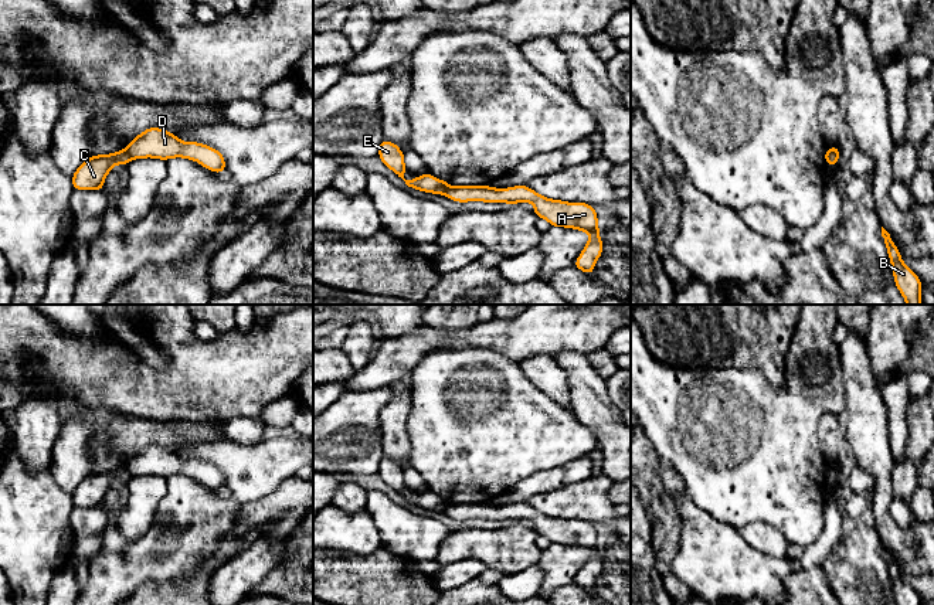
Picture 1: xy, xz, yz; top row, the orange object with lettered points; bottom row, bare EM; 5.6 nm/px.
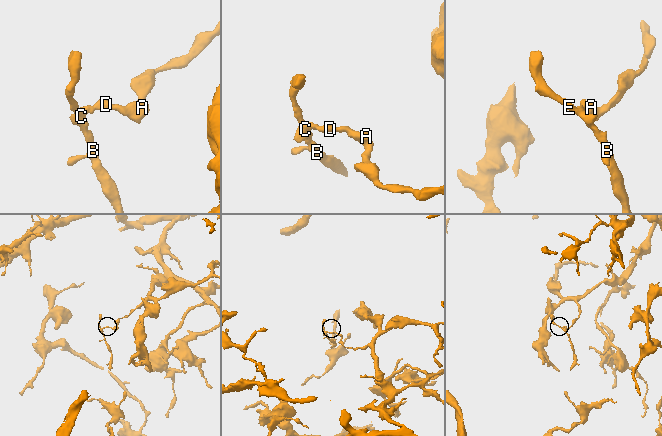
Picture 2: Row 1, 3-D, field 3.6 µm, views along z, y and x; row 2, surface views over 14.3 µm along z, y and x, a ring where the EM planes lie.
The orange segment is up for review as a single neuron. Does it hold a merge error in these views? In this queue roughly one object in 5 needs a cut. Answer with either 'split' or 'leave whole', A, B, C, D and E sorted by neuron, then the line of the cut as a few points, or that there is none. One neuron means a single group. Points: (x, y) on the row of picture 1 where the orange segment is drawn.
split; groups A D / B C E; cut xy (126, 149), (132, 157)

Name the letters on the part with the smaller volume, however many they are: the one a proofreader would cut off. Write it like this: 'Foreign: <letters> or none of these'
Foreign: B, C, E

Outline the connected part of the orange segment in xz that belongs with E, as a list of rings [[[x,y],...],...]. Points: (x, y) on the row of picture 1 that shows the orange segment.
[[[388,140],[380,143],[378,156],[381,162],[390,167],[398,177],[401,177],[405,184],[411,188],[434,193],[434,194],[445,194],[449,184],[444,180],[437,180],[432,174],[427,173],[414,180],[405,180],[404,173],[407,171],[404,166],[404,153],[400,147]]]

